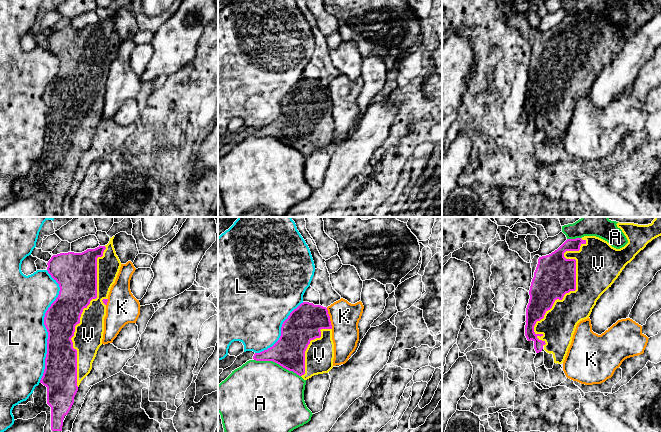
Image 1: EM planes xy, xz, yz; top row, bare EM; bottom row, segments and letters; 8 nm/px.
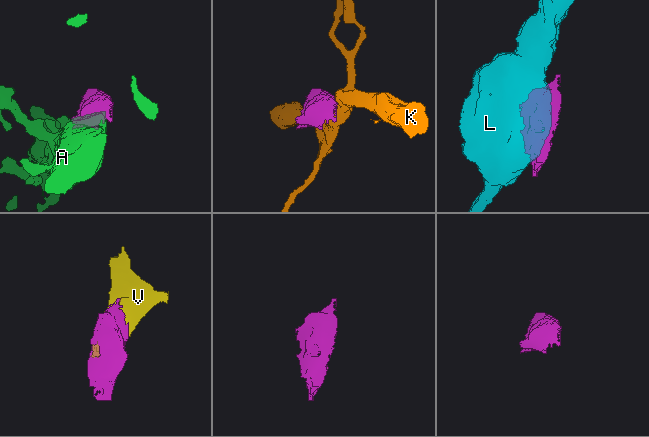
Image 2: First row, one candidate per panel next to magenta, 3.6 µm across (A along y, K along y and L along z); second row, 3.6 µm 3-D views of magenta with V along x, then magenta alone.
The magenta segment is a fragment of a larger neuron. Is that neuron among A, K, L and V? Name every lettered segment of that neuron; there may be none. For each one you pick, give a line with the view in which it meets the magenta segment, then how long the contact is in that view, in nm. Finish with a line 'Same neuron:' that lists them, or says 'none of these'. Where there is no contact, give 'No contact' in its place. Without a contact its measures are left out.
V: Touches magenta in yz. Shared border 900 nm
Same neuron: V

